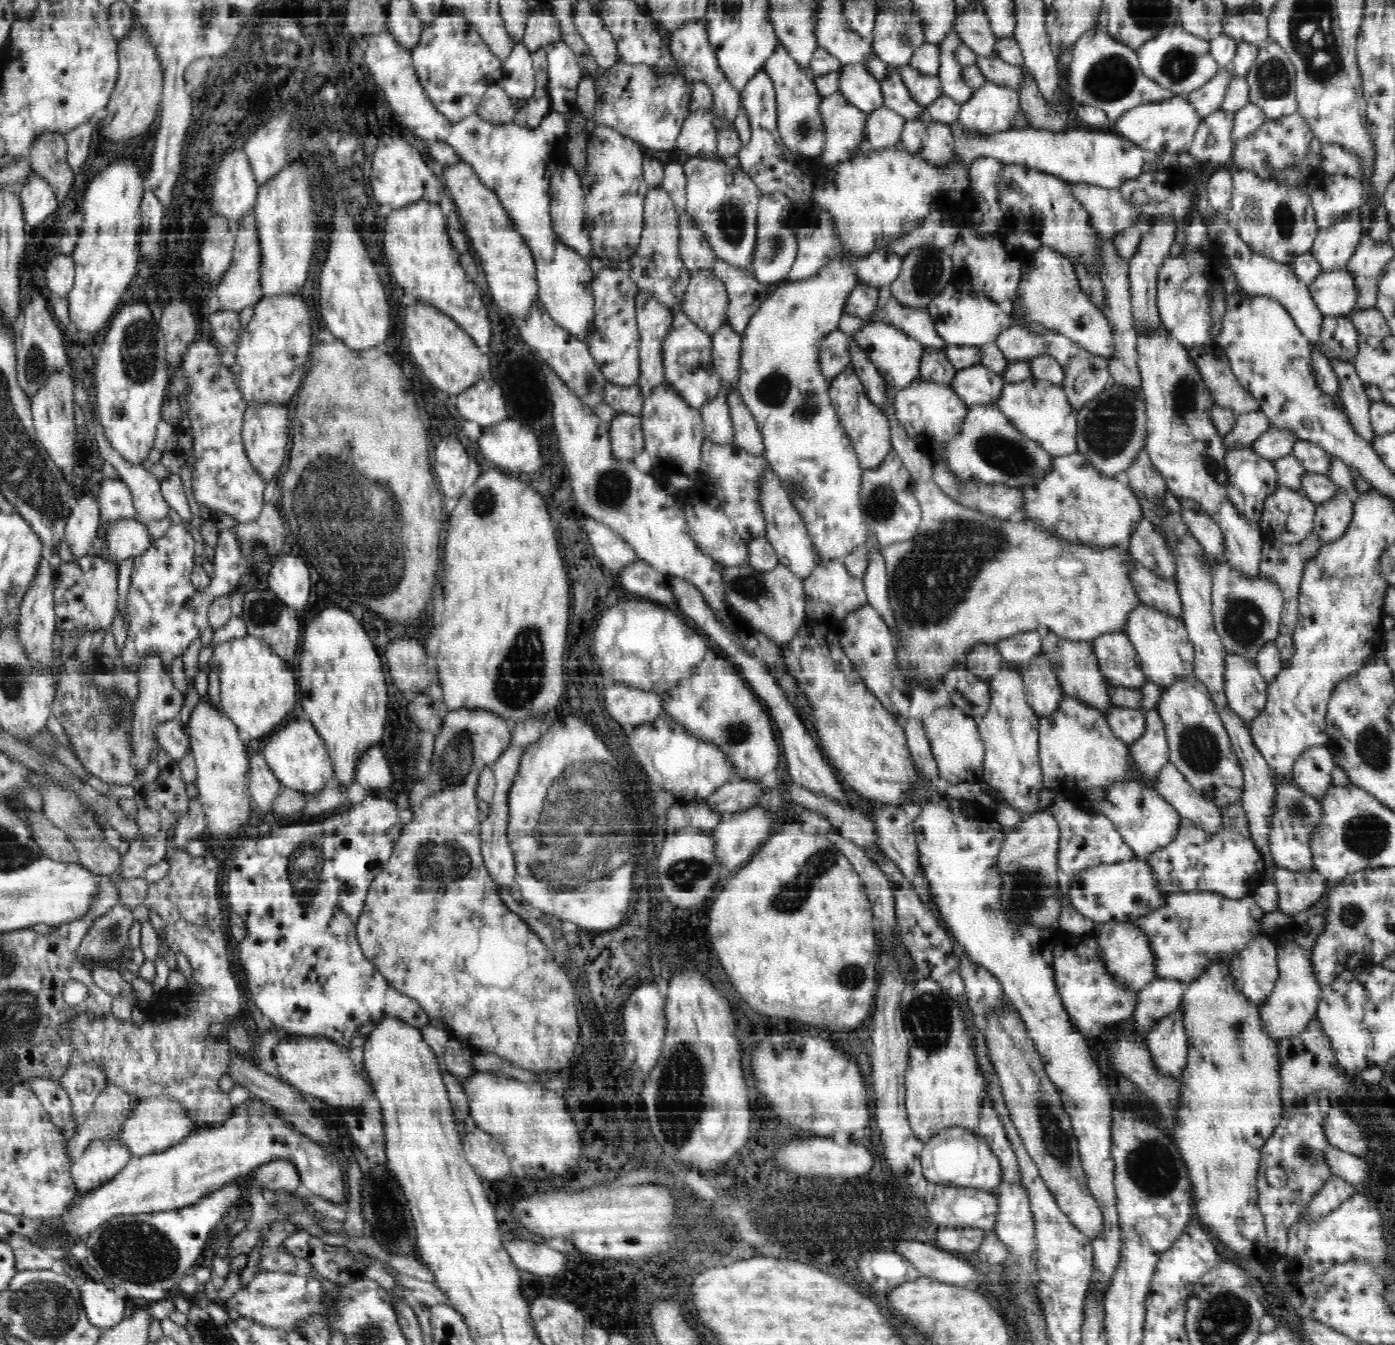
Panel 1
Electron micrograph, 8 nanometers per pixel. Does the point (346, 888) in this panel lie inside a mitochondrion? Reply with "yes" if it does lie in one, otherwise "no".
no

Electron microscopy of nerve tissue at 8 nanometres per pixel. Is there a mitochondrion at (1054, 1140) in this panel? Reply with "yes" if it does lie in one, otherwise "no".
yes

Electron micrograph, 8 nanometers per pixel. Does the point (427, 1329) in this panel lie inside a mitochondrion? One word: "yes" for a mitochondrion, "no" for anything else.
no

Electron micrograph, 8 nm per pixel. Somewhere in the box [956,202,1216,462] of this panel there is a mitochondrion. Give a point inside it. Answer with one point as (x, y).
(1108, 429)

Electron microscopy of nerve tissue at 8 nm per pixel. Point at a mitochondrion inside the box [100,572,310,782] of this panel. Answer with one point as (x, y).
(263, 612)

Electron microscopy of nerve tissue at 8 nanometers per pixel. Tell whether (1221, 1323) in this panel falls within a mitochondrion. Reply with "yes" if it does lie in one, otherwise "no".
yes

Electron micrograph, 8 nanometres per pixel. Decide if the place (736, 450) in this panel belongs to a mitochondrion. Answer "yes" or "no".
no

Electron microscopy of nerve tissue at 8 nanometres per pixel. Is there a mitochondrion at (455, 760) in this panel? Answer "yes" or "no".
yes

